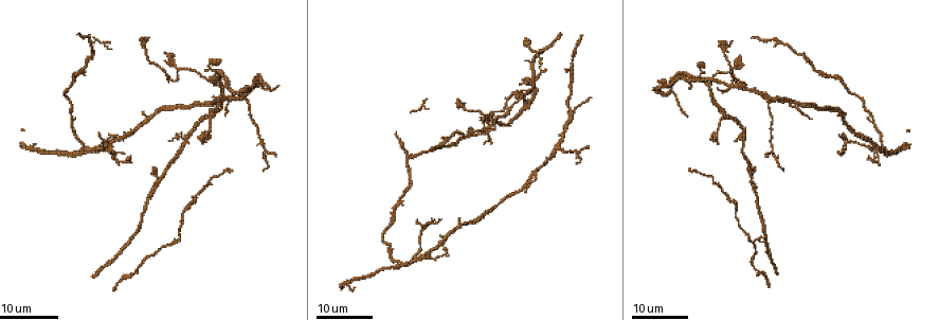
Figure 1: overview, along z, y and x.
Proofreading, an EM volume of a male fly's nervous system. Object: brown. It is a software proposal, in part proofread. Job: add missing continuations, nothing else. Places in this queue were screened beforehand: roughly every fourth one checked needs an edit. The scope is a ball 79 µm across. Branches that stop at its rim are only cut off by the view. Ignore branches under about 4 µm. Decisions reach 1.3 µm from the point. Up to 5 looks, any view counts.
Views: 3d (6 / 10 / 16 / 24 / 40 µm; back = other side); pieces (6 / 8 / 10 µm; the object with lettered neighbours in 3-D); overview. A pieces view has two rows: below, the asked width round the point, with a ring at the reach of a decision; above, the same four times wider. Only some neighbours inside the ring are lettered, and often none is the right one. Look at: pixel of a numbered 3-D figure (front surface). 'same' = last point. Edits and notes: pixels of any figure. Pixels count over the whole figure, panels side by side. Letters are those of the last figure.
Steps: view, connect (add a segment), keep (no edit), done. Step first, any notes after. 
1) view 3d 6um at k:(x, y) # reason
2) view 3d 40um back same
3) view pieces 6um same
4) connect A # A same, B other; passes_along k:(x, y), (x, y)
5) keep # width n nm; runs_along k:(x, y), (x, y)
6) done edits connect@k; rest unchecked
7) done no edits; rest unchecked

view 3d 24um at 1:(232, 171) # an open end

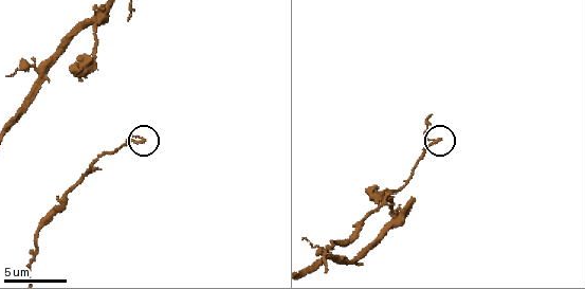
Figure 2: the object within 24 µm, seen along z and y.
view pieces 6um at 2:(438, 141)

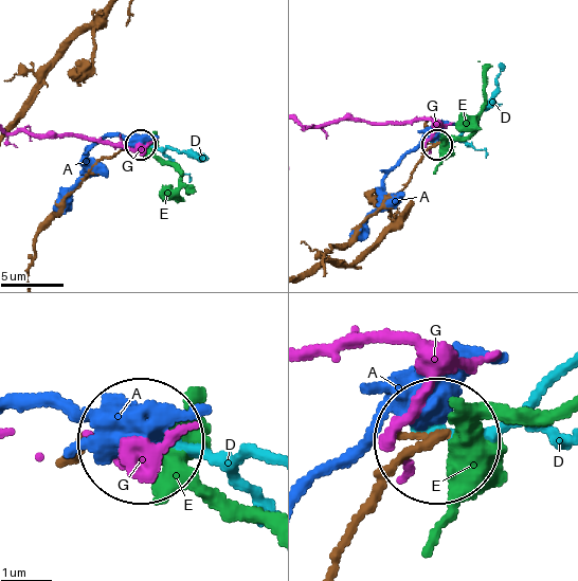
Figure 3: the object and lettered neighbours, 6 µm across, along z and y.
keep # A other, D other, E other, G other; runs_along 3:(328, 565), (371, 489), (430, 443); none of them fits

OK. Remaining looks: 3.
view 3d 16um at 1:(591, 97)

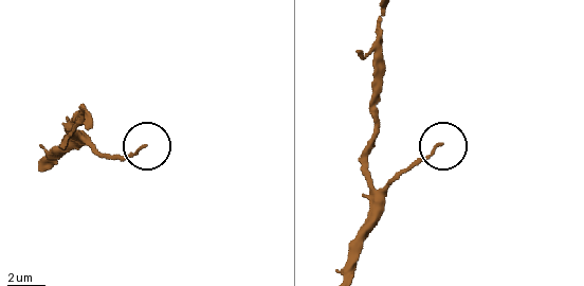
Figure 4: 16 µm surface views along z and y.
view pieces 8um at 4:(142, 146)

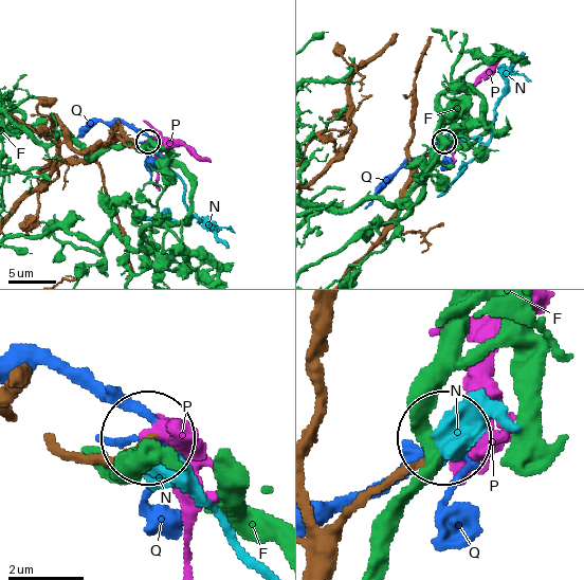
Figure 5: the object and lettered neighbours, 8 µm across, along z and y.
keep # F other, N other, P other, Q other; none of them fits

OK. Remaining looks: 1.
done no edits; rest unchecked

